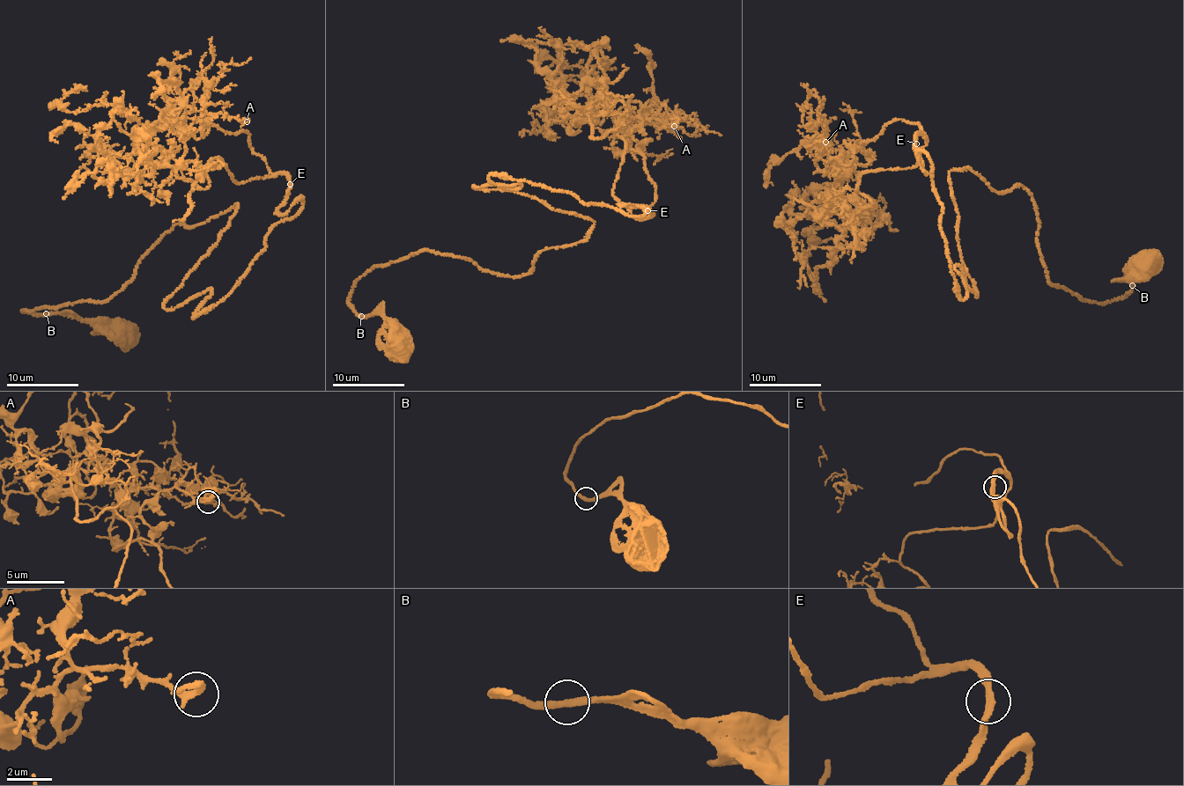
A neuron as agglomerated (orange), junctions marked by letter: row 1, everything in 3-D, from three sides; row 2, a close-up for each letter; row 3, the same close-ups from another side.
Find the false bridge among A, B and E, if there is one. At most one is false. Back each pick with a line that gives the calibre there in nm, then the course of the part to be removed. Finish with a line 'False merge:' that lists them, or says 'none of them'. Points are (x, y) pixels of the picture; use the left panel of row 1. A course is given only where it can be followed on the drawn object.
False merge: none of them

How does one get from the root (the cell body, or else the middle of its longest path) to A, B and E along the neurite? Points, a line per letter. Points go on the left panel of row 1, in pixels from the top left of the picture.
A: (124, 332), (23, 312), (237, 203), (165, 308), (217, 305), (289, 188), (201, 134), (247, 121)
B: (124, 332), (116, 326), (81, 322), (65, 314), (46, 313)
E: (124, 332), (23, 312), (110, 299), (175, 224), (237, 203), (165, 304), (210, 289), (201, 314), (289, 184)

